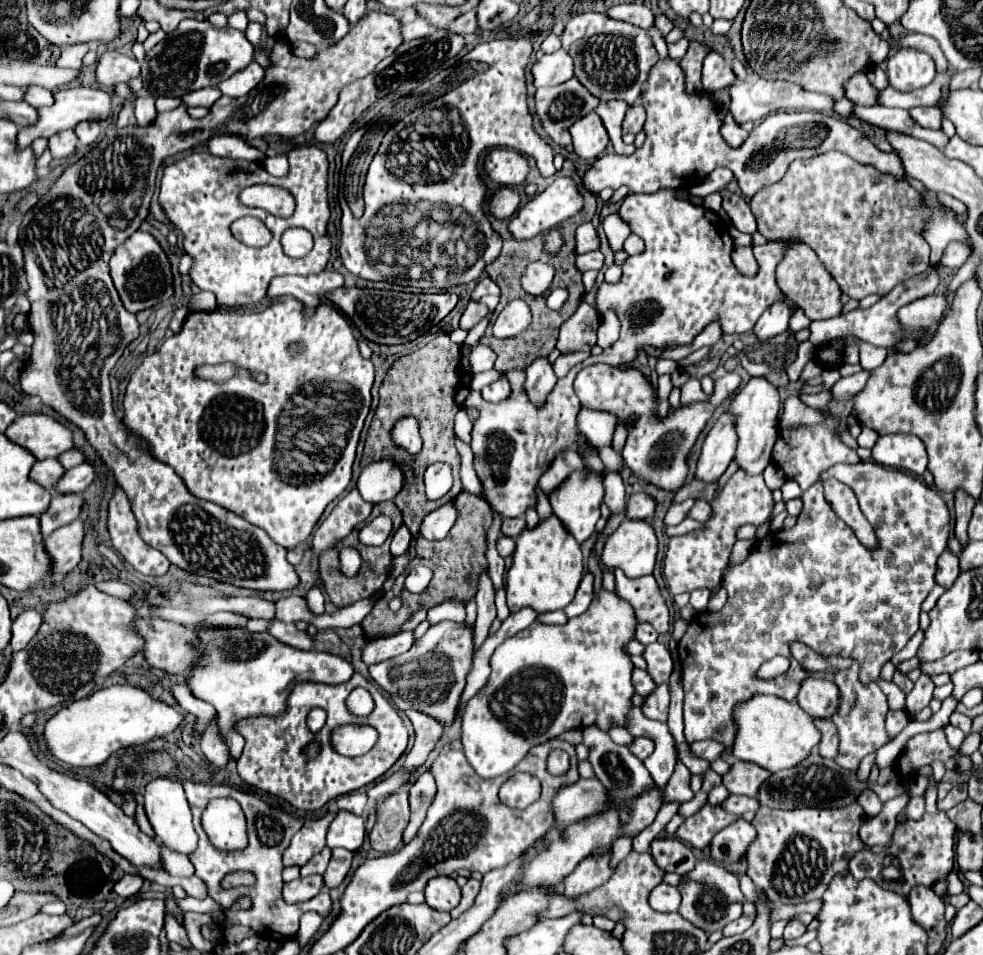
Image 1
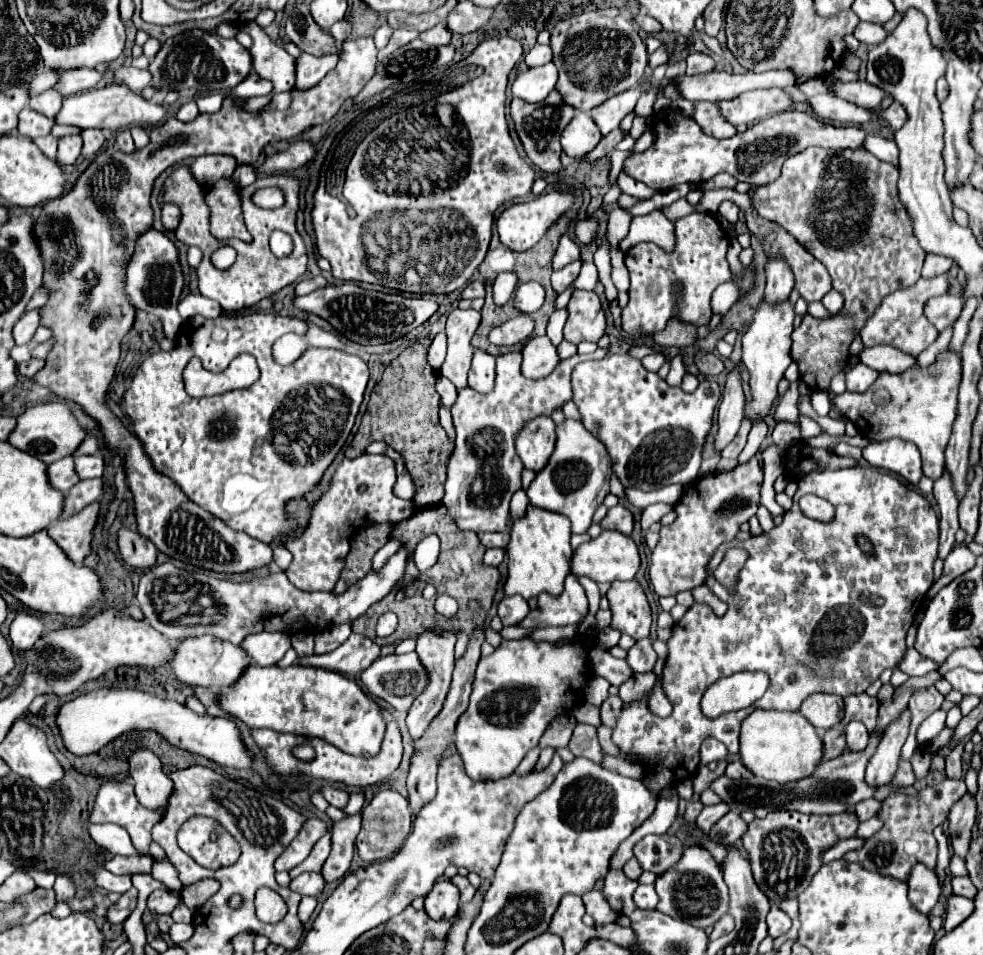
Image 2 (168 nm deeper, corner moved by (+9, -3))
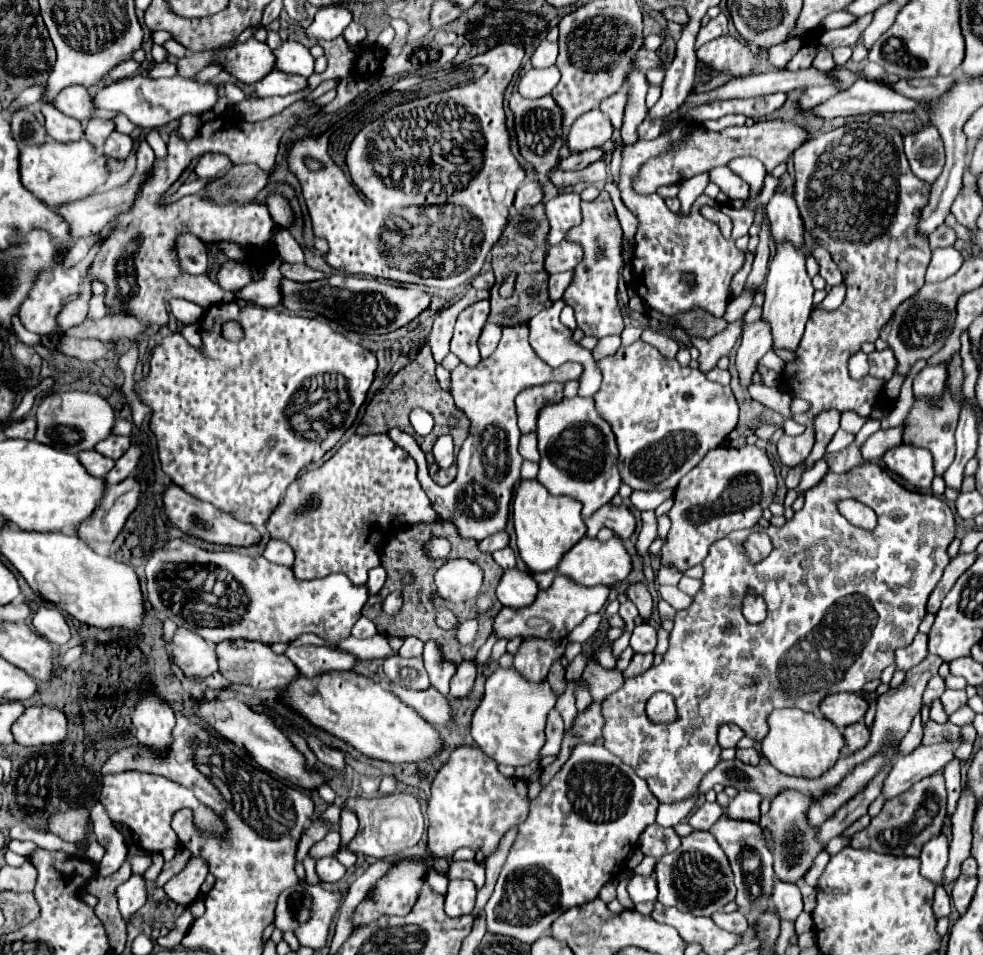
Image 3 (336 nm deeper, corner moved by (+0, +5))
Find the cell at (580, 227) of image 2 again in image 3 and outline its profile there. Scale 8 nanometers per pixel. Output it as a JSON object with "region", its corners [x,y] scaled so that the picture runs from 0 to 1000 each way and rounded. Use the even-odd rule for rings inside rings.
{"region":[[[610,199],[608,207],[602,212],[592,212],[592,232],[576,243],[578,253],[592,260],[594,268],[584,281],[584,291],[576,302],[572,314],[584,323],[588,343],[596,352],[614,354],[623,350],[633,350],[635,335],[629,320],[629,291],[633,285],[633,239],[616,199]]]}

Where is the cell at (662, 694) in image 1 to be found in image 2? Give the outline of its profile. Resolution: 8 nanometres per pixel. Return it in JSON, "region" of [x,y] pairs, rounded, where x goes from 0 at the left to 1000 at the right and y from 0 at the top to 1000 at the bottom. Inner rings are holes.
{"region":[[[666,706],[662,708],[644,708],[642,712],[638,712],[638,716],[630,718],[630,731],[634,733],[634,737],[642,737],[642,735],[650,735],[654,731],[660,729],[660,725],[666,718]]]}

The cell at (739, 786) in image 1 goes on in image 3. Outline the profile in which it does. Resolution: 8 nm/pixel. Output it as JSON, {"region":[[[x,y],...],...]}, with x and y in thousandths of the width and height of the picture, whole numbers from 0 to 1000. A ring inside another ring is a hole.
{"region":[[[749,783],[749,794],[759,798],[759,800],[771,800],[773,798],[773,790],[769,783],[759,783],[759,785]]]}

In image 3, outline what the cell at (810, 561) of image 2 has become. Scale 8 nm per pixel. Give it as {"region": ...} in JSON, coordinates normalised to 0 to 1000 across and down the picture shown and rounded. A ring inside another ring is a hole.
{"region":[[[881,484],[879,488],[875,490],[869,490],[867,494],[863,496],[846,496],[842,494],[838,498],[838,503],[820,513],[818,515],[820,519],[820,526],[818,526],[818,532],[814,536],[808,538],[808,542],[804,547],[800,547],[796,553],[787,553],[787,551],[781,551],[779,557],[783,559],[785,563],[785,570],[787,570],[787,576],[783,578],[781,584],[773,586],[773,588],[763,588],[763,584],[759,582],[757,578],[757,568],[759,563],[766,557],[776,556],[776,552],[772,549],[764,554],[756,554],[753,557],[745,557],[732,565],[728,565],[728,570],[724,570],[718,586],[714,588],[716,593],[716,614],[714,618],[706,624],[706,630],[702,637],[698,639],[692,639],[686,647],[686,658],[682,662],[682,676],[680,676],[680,683],[675,685],[673,693],[665,699],[661,699],[659,704],[647,708],[647,710],[637,710],[633,720],[629,720],[627,725],[623,725],[621,729],[616,729],[612,733],[612,750],[614,750],[614,781],[629,794],[633,794],[637,800],[641,800],[645,804],[645,808],[659,819],[663,831],[669,836],[669,840],[692,840],[692,838],[698,838],[702,834],[710,834],[712,831],[712,819],[714,815],[724,806],[728,804],[728,800],[732,798],[732,779],[730,779],[730,762],[739,756],[745,756],[749,760],[753,760],[759,771],[767,773],[769,779],[773,779],[777,775],[777,771],[781,769],[781,760],[779,760],[779,752],[783,750],[785,743],[789,741],[814,741],[818,746],[830,746],[834,735],[840,731],[840,729],[846,729],[846,727],[852,727],[852,725],[873,725],[883,712],[889,712],[889,710],[895,710],[897,702],[905,695],[909,695],[909,683],[914,679],[920,679],[924,674],[928,674],[930,666],[934,664],[934,655],[938,651],[938,647],[942,645],[942,628],[946,624],[946,620],[952,616],[952,612],[956,609],[956,603],[962,595],[962,591],[966,588],[966,582],[962,578],[964,570],[970,565],[970,557],[973,557],[973,547],[970,547],[970,538],[968,534],[964,532],[964,528],[950,519],[950,517],[944,517],[944,515],[928,515],[928,513],[922,513],[918,511],[911,503],[905,501],[905,494],[897,488],[893,488],[891,484]],[[861,521],[869,521],[881,530],[885,530],[891,540],[893,540],[893,549],[889,555],[877,555],[877,553],[871,553],[867,551],[865,547],[861,547],[861,542],[852,536],[852,526],[855,524],[861,524]],[[765,618],[767,622],[775,624],[777,630],[779,630],[779,637],[781,637],[781,645],[777,651],[773,653],[763,653],[757,645],[755,645],[755,630],[757,630],[757,624],[759,620]],[[665,725],[680,725],[688,731],[690,735],[690,754],[684,756],[684,758],[663,758],[657,750],[657,735],[659,731],[665,727]]]}

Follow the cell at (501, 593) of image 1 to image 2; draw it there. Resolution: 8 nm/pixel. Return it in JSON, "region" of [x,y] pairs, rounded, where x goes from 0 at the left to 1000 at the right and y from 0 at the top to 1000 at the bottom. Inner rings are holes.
{"region":[[[597,666],[577,674],[530,668],[510,670],[502,685],[489,687],[477,739],[463,762],[465,787],[481,817],[508,817],[522,810],[532,792],[548,779],[556,760],[595,735],[601,679],[603,670]]]}

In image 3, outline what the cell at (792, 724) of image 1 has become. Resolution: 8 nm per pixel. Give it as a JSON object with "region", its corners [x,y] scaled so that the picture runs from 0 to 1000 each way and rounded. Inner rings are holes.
{"region":[[[796,741],[783,748],[781,752],[783,766],[775,777],[775,787],[781,798],[791,804],[796,810],[802,813],[816,813],[816,815],[832,815],[842,808],[859,781],[857,766],[838,750],[822,748],[812,741]]]}

